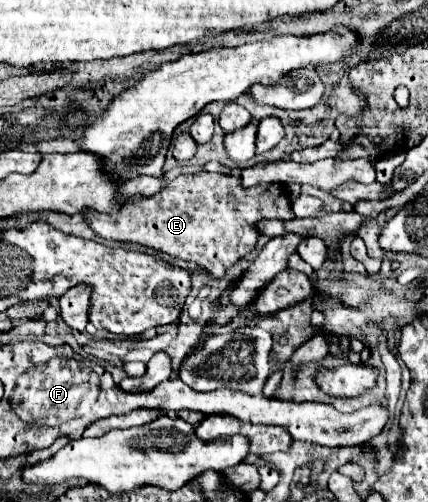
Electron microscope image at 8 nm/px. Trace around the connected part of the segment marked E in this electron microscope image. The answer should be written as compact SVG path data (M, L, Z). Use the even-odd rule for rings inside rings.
M207 170L177 176L155 196L133 196L117 216L105 216L87 208L85 222L105 240L133 242L185 262L195 262L211 278L223 278L241 258L255 250L261 236L257 222L263 218L293 220L289 192L283 184L257 184L243 188L241 178Z

